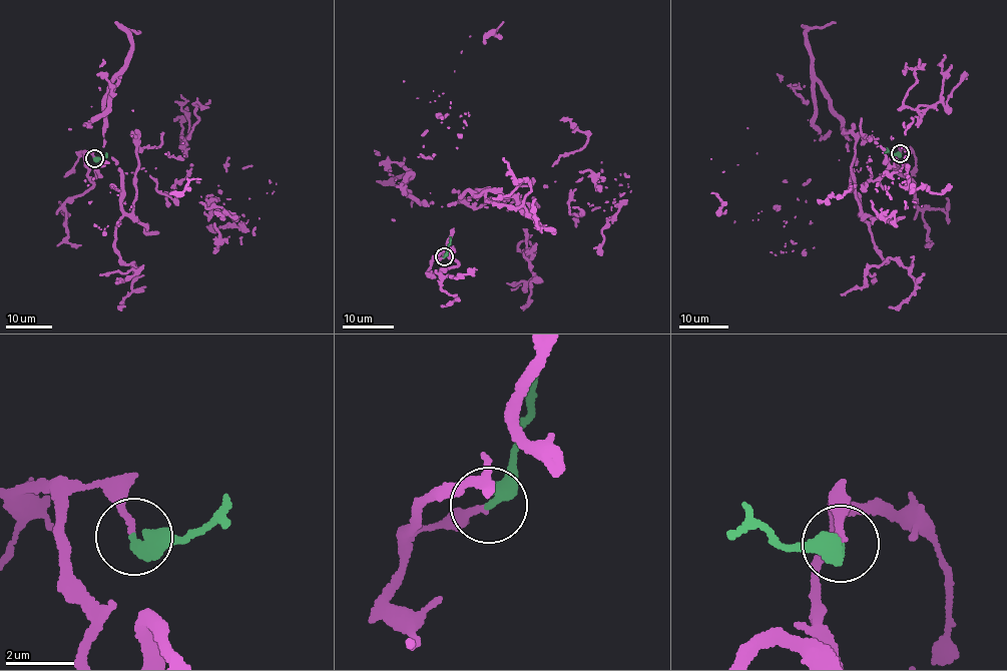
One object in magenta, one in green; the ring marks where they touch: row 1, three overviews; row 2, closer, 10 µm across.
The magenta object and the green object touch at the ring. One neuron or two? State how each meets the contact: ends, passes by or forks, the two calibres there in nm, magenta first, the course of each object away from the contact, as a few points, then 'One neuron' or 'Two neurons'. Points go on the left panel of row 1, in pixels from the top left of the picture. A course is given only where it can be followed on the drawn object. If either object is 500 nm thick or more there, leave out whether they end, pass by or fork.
At the ring magenta ends. At the ring green ends. Thickness 160 nm (magenta) against 480 nm. Course of magenta: (94, 158), (128, 214), (140, 168), (166, 194), (191, 168), (206, 201), (229, 164), (276, 183). Course of green: (94, 158), (106, 157). One neuron

